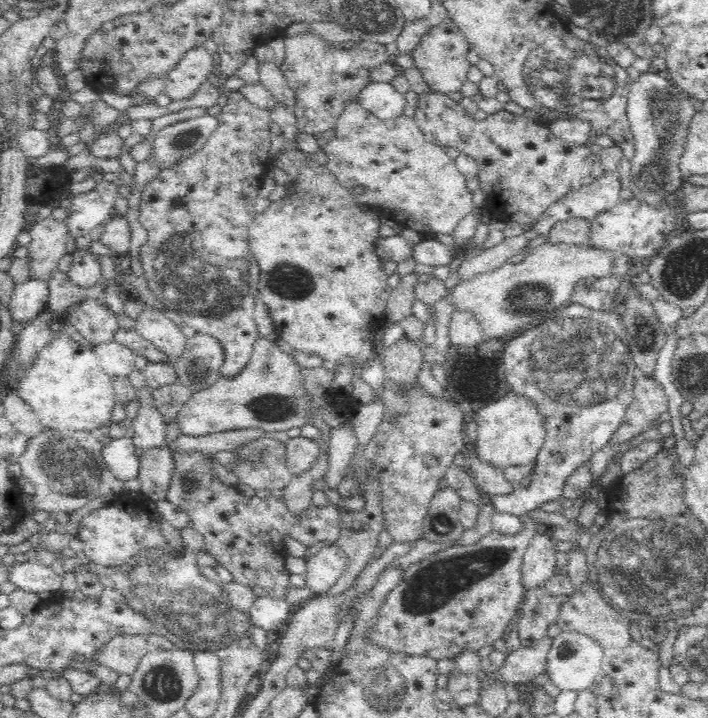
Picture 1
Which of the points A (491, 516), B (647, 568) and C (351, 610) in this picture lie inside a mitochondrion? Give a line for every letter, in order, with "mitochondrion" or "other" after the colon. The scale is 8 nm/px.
A: other
B: mitochondrion
C: other

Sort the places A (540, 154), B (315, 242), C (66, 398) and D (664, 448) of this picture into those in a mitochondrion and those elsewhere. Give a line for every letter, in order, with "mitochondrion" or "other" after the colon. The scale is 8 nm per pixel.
A: other
B: other
C: other
D: other

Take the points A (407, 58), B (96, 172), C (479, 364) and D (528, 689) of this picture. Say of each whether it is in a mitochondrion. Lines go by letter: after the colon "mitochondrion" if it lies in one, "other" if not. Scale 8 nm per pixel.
A: other
B: other
C: other
D: other

